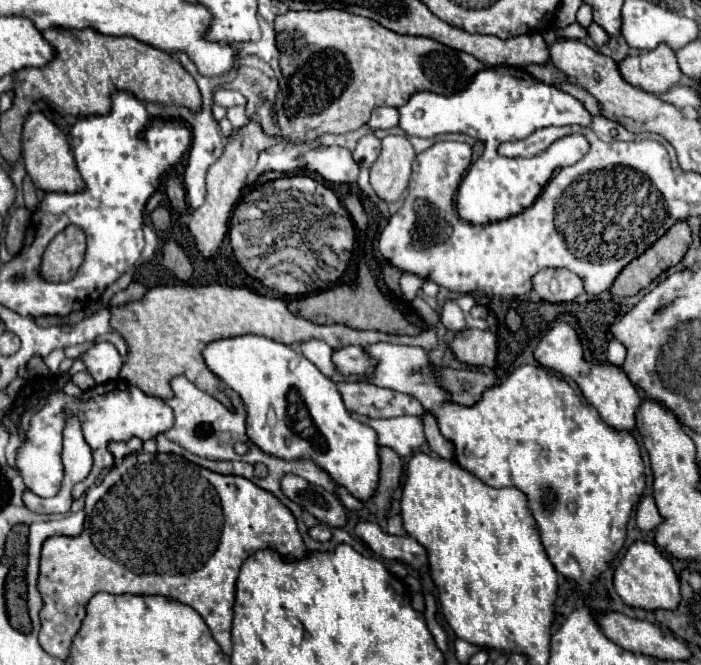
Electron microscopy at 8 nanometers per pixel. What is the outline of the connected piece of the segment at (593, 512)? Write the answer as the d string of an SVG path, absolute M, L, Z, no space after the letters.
M309 340L301 342L299 350L305 358L309 358L325 376L335 382L369 382L381 388L391 388L409 396L415 396L425 412L435 416L439 432L453 442L455 446L455 462L477 476L483 484L493 488L515 486L519 488L527 500L529 510L535 518L539 538L547 558L553 568L573 582L575 590L589 592L593 584L601 578L607 566L617 558L619 550L625 544L625 528L631 516L633 506L639 502L639 496L645 488L643 480L643 460L639 454L639 446L629 432L617 432L609 428L595 408L581 404L575 390L555 376L551 370L535 364L519 366L511 372L511 376L493 388L489 388L481 402L471 408L459 404L435 404L431 402L429 390L435 390L433 380L427 376L431 368L429 356L421 348L399 346L399 344L369 344L363 350L371 360L375 360L375 368L363 376L345 376L331 362L331 348L325 342Z

